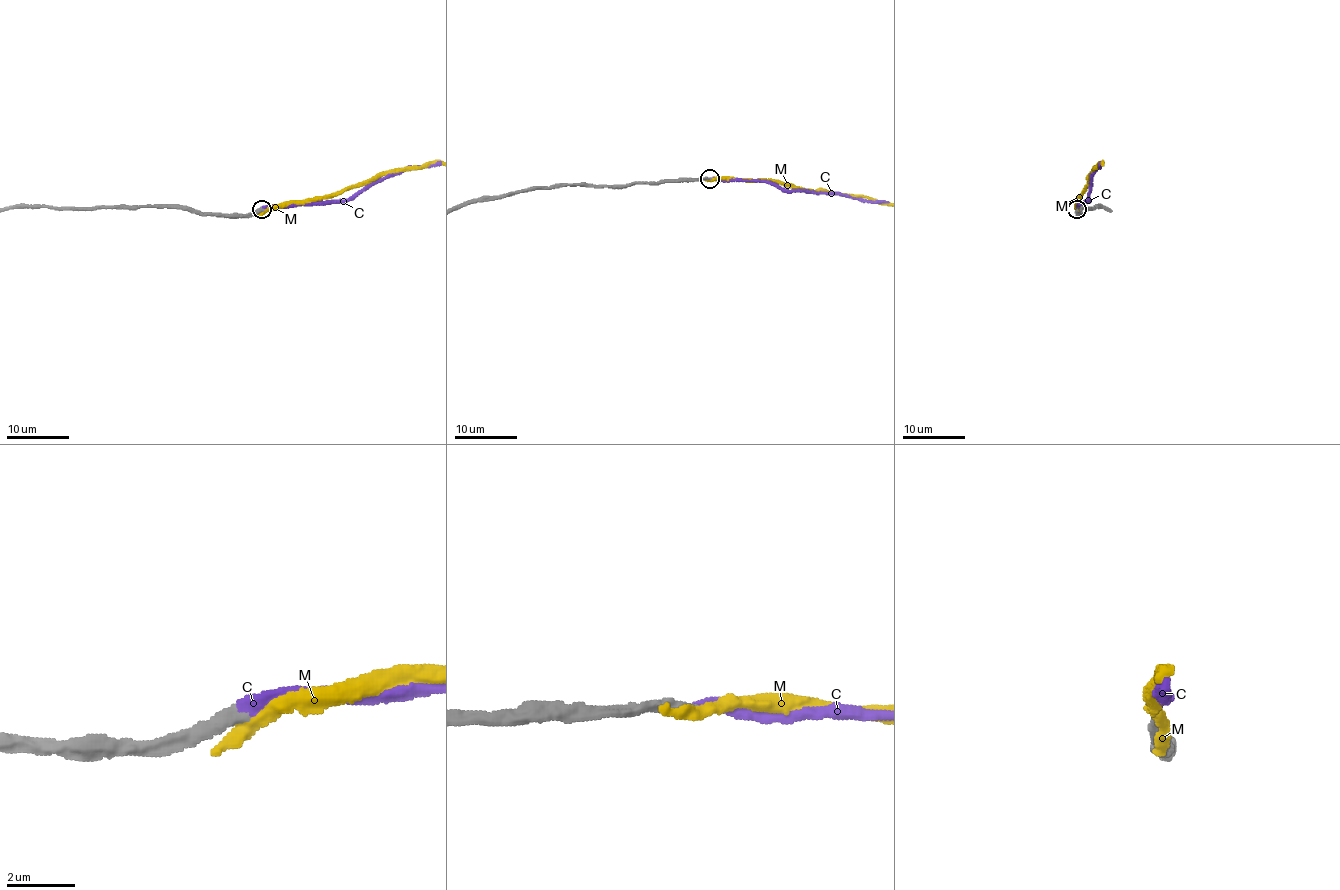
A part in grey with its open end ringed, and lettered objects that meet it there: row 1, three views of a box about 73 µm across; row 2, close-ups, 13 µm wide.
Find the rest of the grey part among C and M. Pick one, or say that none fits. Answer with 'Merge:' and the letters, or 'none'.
Merge: C

